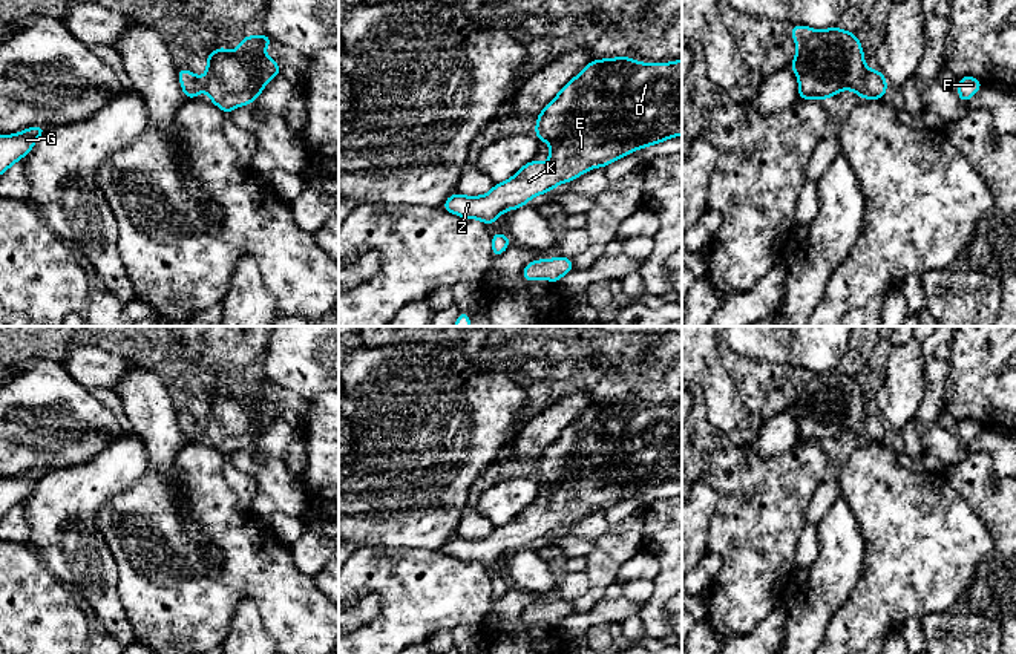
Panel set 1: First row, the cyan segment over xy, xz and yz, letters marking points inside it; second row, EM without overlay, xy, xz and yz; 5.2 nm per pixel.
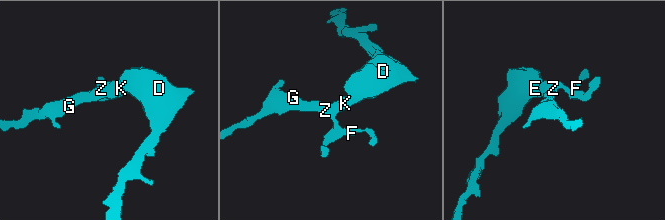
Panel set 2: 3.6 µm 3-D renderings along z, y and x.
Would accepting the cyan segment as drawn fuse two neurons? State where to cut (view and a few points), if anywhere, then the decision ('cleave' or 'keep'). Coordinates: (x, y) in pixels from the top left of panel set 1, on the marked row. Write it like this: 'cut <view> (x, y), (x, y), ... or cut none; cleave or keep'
cut none; keep

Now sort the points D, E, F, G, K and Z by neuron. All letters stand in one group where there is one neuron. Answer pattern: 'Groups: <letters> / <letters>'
Groups: D E F G K Z

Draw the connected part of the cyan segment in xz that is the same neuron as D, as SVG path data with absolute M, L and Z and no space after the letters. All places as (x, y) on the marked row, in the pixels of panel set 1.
M630 57L590 61L570 80L536 116L535 135L550 144L549 162L530 161L510 179L495 184L487 195L446 198L443 210L463 219L480 219L487 228L507 210L527 205L536 196L570 182L595 167L637 149L682 135L682 60L671 63L639 63Z

